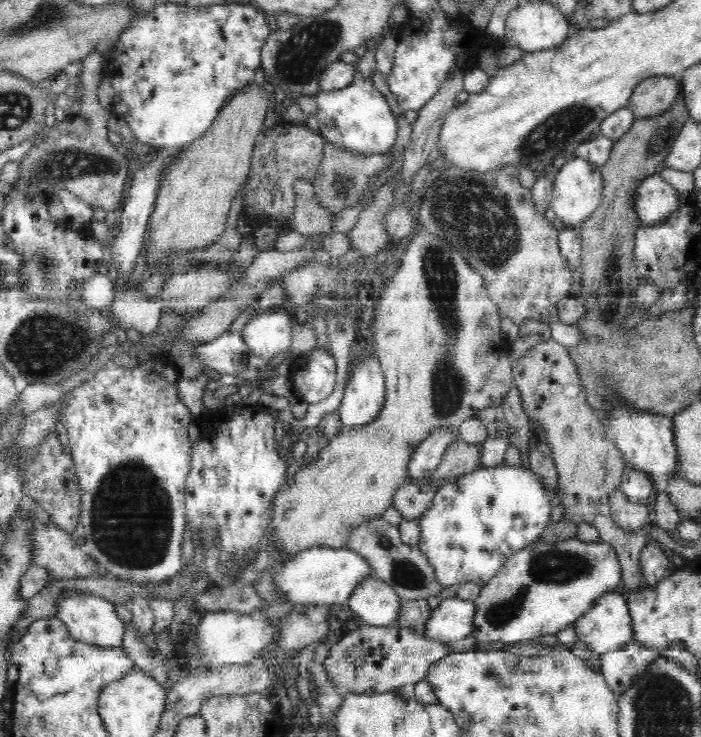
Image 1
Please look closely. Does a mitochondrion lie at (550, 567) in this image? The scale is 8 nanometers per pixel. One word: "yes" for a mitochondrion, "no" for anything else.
yes

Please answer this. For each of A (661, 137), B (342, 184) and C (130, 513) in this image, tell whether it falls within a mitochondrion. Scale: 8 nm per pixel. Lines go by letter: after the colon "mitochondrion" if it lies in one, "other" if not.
A: mitochondrion
B: mitochondrion
C: mitochondrion

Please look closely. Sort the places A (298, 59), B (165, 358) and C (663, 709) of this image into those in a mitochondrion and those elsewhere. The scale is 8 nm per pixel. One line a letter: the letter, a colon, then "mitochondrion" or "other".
A: mitochondrion
B: other
C: mitochondrion

